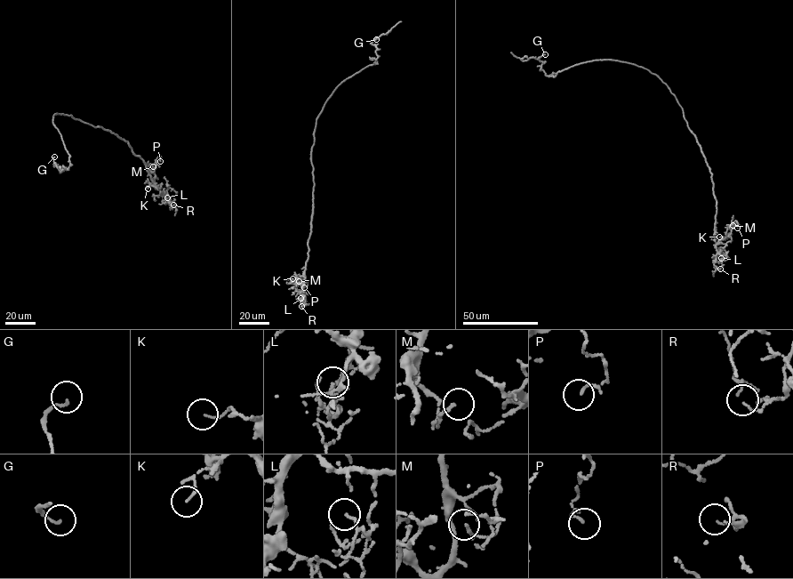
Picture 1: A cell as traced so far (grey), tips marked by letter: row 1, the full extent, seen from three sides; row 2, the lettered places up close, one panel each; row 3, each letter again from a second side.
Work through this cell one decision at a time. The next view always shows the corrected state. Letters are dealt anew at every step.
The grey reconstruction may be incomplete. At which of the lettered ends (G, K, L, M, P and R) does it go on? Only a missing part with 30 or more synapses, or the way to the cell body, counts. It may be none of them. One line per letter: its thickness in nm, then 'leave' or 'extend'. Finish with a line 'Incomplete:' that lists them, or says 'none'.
G: 110 nm thick; leave
K: 90 nm thick; leave
L: 110 nm thick; leave
M: 130 nm thick; leave
P: 90 nm thick; leave
R: 80 nm thick; leave
Incomplete: none

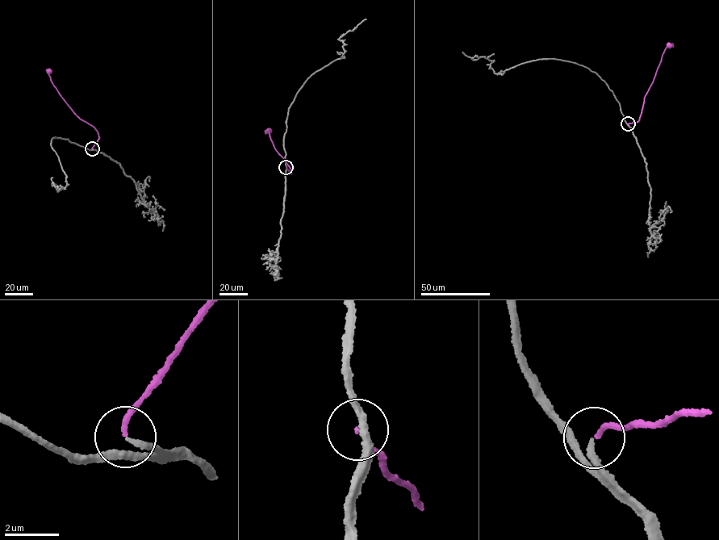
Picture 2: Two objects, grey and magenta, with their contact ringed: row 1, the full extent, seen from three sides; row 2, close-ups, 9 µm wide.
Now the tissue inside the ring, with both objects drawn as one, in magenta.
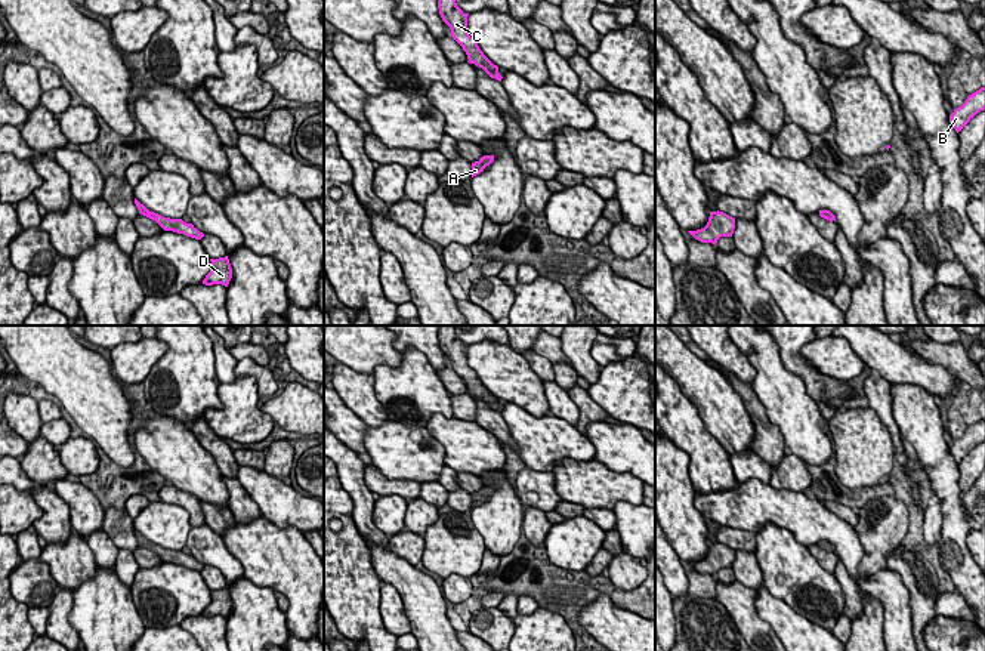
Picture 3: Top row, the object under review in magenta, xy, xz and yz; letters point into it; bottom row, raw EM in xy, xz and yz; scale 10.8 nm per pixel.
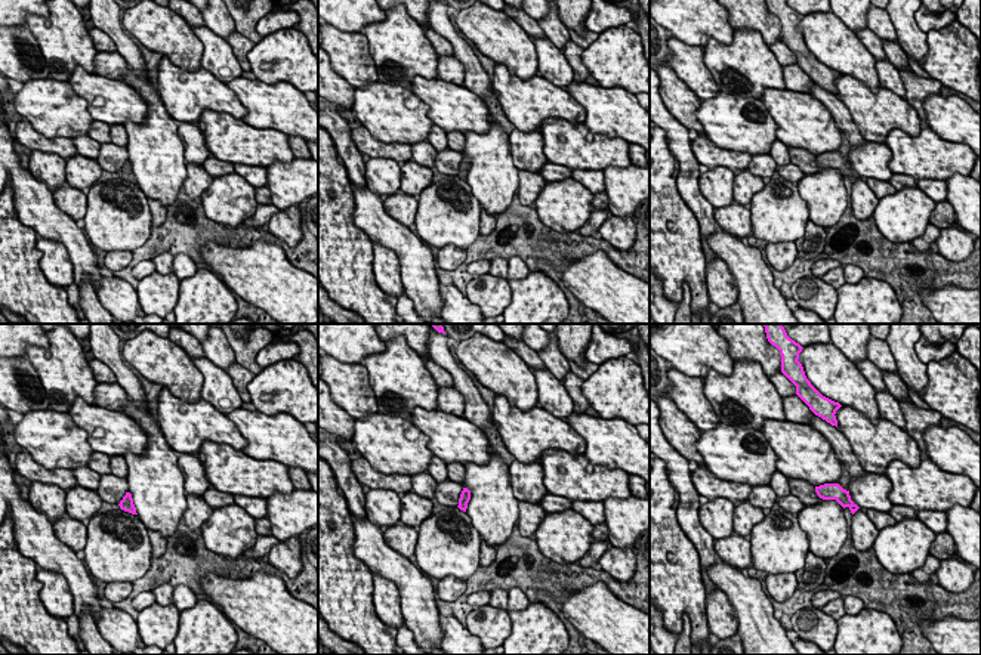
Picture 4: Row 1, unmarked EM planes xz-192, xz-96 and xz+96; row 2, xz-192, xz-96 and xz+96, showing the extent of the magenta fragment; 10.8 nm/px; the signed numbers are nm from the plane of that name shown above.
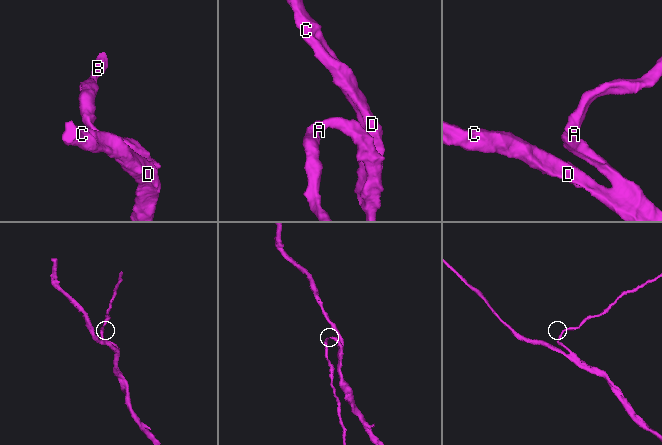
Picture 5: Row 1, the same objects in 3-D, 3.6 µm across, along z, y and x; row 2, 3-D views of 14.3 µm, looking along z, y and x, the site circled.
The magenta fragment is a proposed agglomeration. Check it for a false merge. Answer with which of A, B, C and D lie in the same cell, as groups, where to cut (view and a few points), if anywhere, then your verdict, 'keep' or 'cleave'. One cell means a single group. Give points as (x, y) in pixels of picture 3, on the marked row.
A B C D | no cut | keep

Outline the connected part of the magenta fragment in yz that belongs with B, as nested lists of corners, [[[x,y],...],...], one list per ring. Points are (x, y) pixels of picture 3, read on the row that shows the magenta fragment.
[[[985,87],[969,95],[964,104],[954,109],[950,123],[958,133],[978,112],[985,109]]]

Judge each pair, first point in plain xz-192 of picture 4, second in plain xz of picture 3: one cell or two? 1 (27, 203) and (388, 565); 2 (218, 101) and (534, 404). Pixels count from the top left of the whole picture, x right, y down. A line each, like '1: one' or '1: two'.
1: one
2: two

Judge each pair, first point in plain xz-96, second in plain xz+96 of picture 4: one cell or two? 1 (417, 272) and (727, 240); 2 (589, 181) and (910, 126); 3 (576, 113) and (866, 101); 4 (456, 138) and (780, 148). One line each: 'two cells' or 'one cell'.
1: one cell
2: two cells
3: one cell
4: two cells

